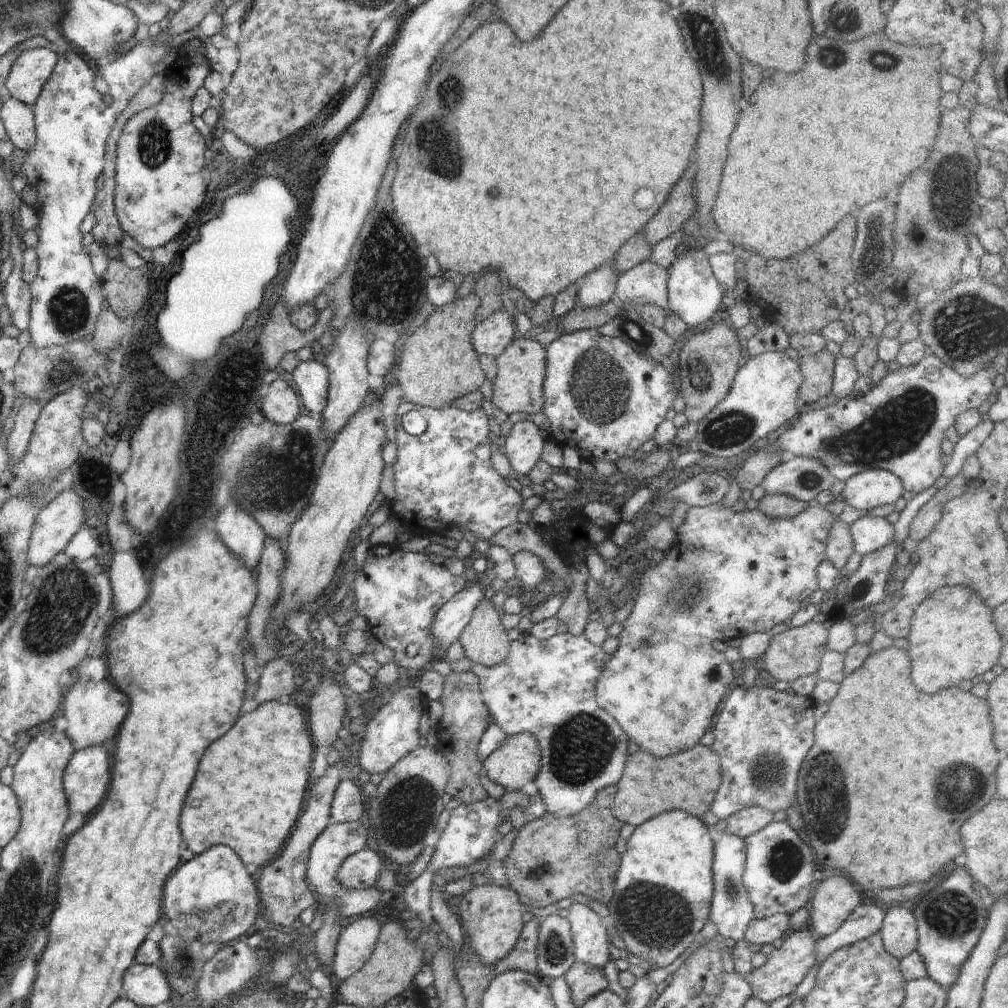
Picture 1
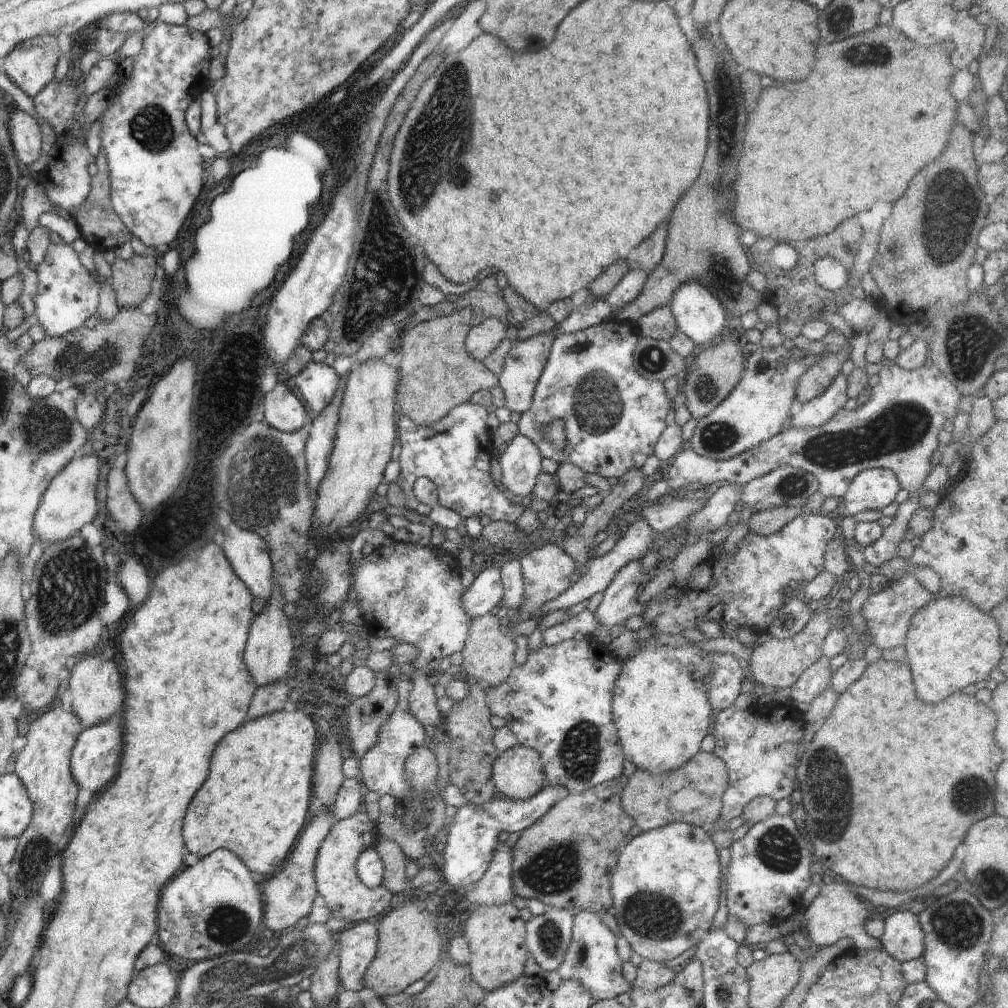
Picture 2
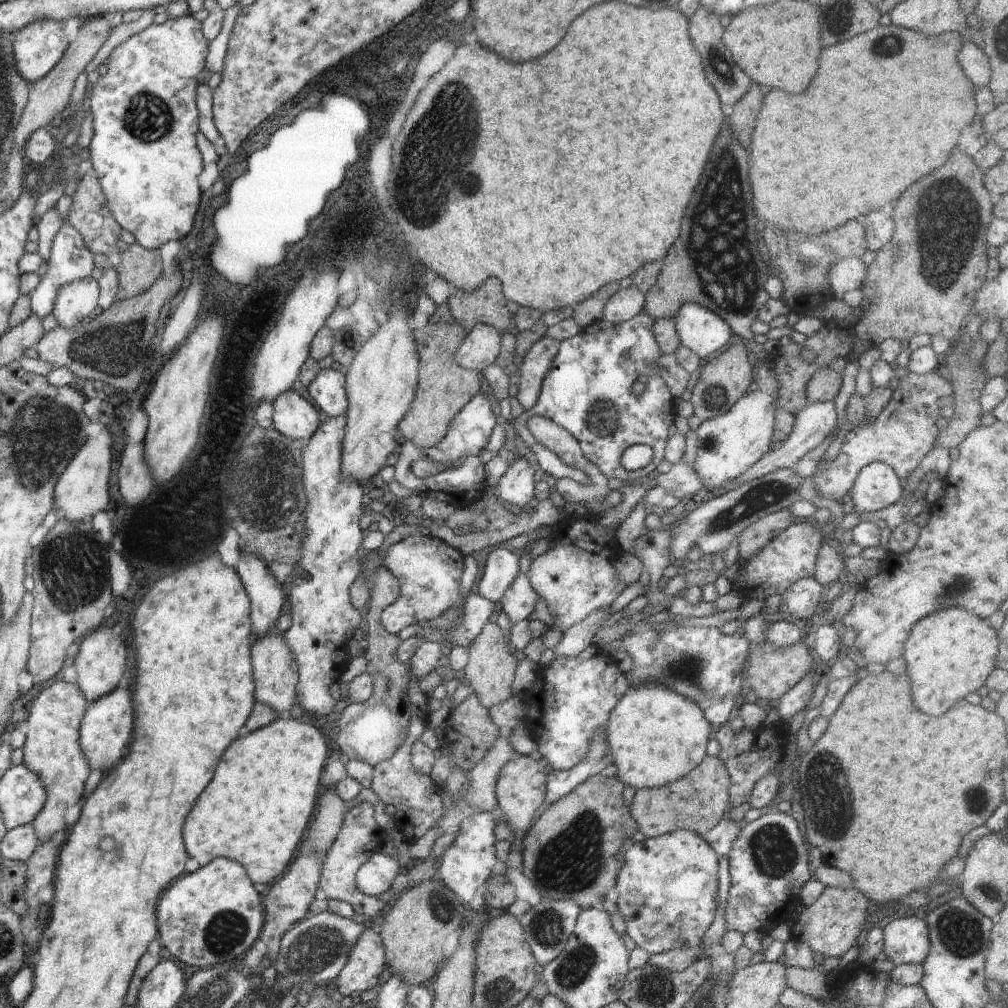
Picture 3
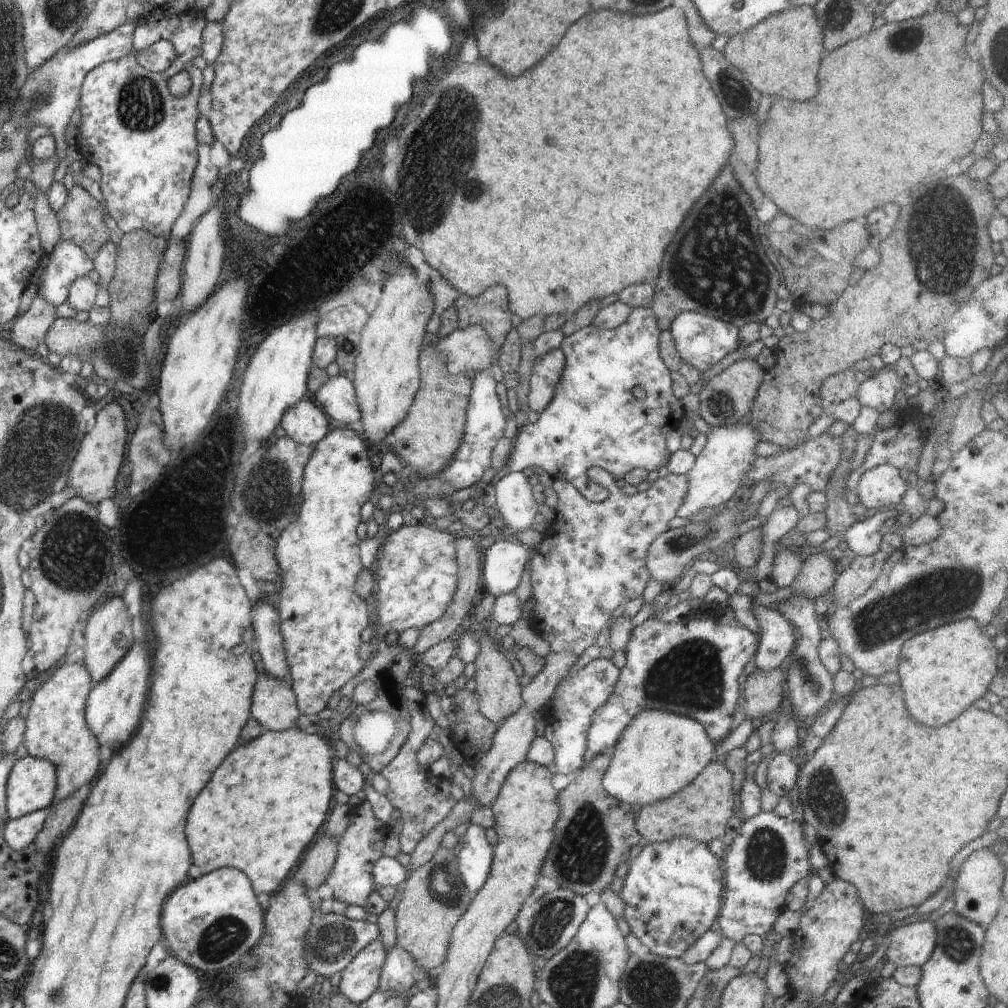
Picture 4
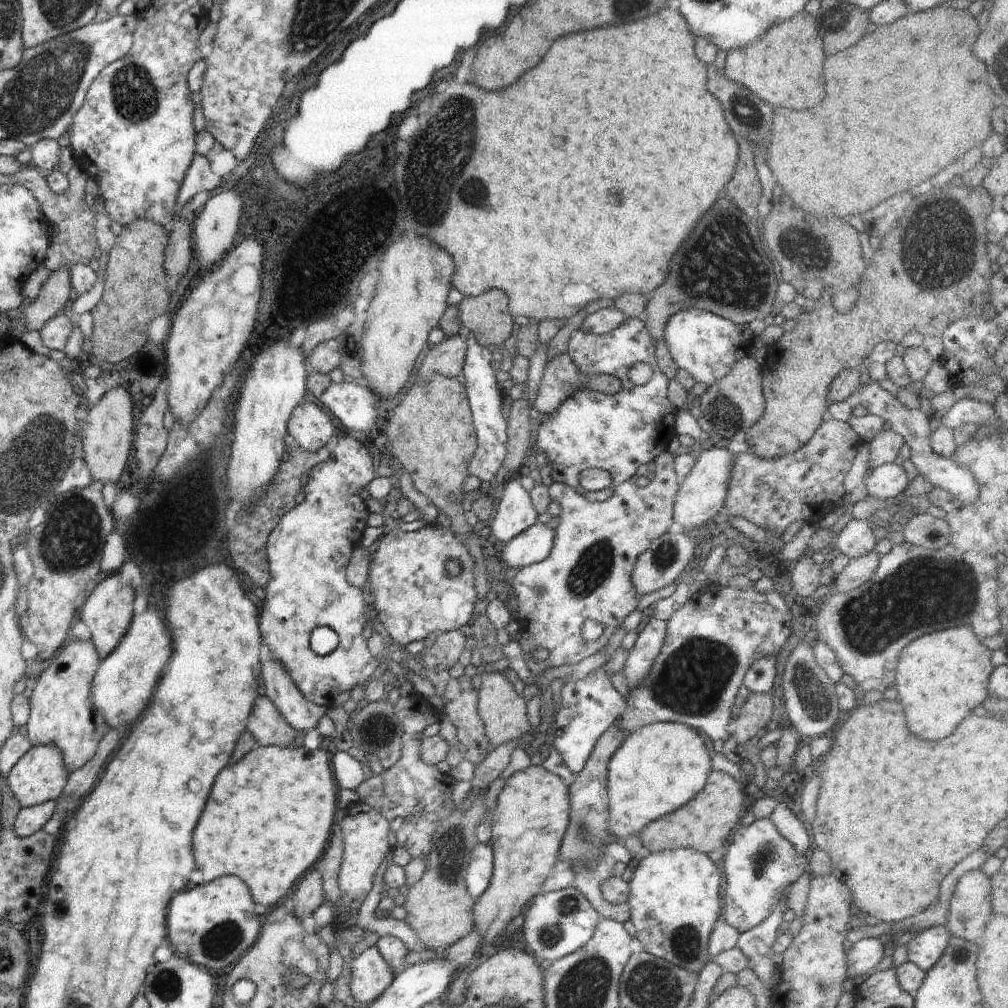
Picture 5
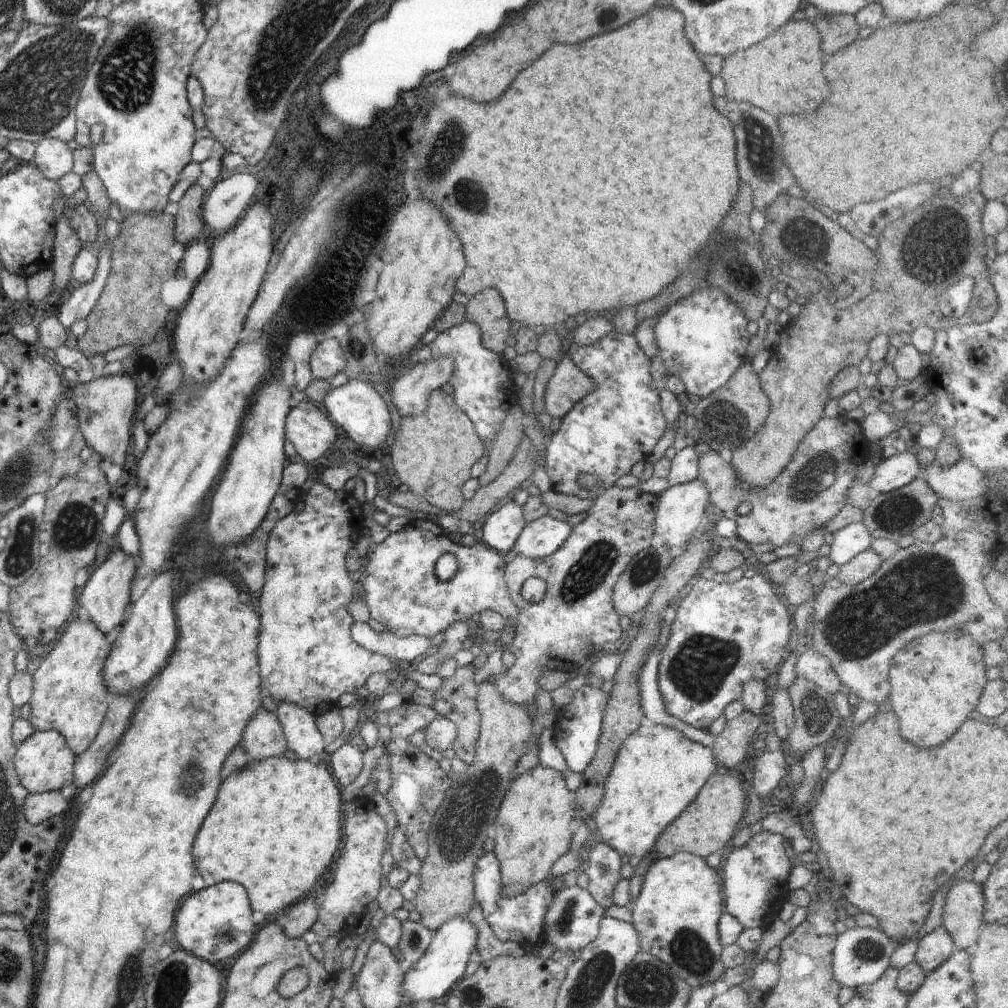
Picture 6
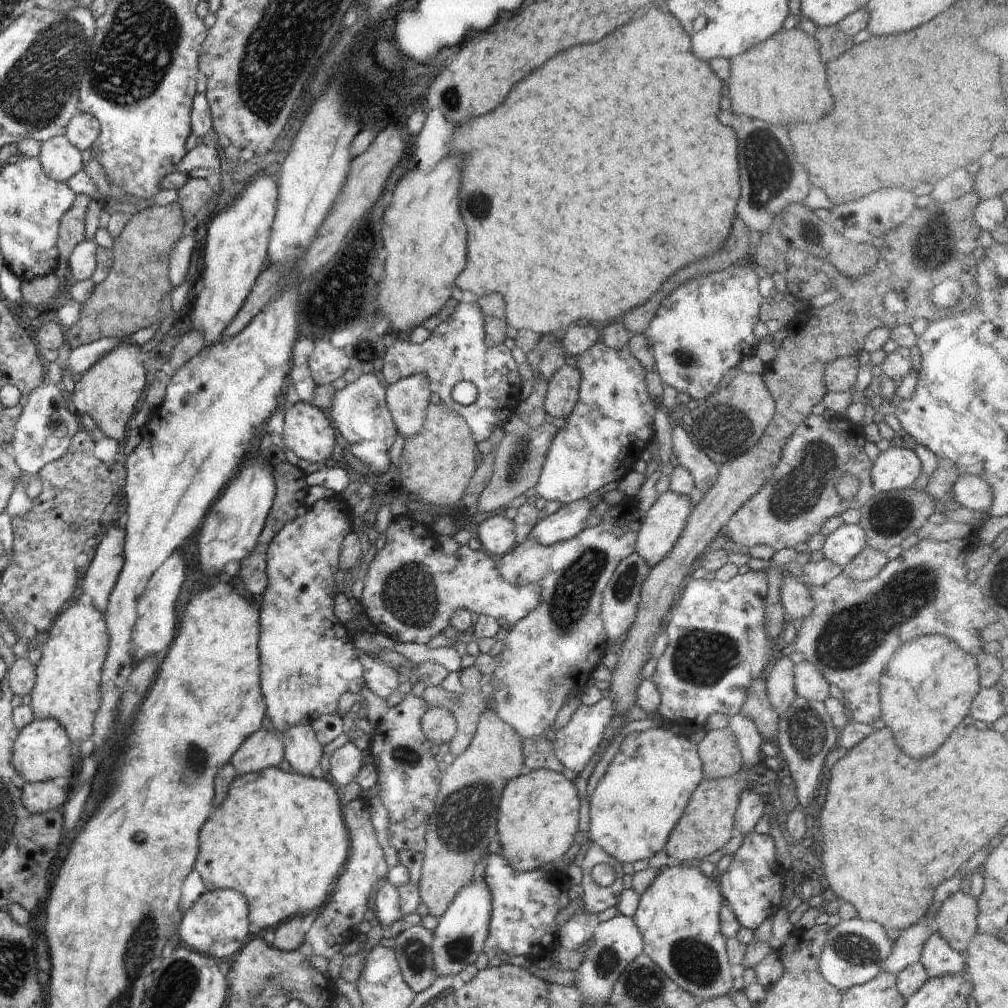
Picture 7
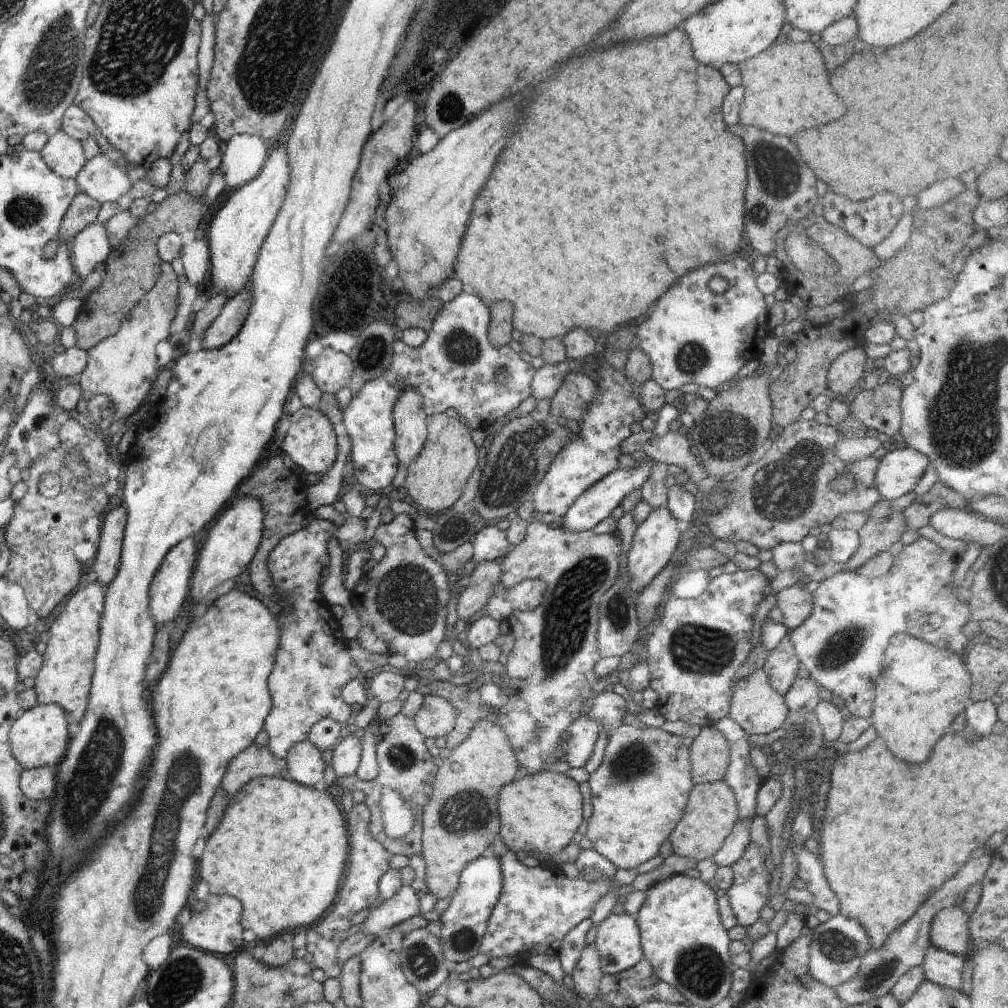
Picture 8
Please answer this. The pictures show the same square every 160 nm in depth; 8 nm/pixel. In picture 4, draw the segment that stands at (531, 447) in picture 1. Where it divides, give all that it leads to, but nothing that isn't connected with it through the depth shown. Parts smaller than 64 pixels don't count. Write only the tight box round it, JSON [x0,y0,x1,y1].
[490,471,538,533]

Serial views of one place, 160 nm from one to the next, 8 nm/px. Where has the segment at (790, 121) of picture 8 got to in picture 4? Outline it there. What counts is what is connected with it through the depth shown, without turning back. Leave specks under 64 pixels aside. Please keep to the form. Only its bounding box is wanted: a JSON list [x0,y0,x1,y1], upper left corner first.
[724,6,822,100]

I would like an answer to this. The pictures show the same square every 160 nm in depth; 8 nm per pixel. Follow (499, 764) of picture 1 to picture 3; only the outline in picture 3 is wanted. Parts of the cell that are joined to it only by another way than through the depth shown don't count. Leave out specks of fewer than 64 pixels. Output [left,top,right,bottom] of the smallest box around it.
[495,755,547,838]

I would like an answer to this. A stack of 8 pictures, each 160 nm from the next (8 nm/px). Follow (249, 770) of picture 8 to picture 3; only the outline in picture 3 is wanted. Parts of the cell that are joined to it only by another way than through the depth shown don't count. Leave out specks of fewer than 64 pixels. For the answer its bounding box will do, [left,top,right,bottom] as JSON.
[252,627,299,716]

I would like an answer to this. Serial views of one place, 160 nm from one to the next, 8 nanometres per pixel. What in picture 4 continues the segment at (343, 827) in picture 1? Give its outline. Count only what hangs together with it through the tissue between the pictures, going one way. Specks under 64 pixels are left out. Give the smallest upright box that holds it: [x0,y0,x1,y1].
[325,801,390,908]

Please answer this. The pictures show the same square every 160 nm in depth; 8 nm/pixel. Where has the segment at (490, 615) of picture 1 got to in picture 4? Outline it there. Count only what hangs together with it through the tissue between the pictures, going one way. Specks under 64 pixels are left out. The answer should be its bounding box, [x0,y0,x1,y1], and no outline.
[475,635,523,724]

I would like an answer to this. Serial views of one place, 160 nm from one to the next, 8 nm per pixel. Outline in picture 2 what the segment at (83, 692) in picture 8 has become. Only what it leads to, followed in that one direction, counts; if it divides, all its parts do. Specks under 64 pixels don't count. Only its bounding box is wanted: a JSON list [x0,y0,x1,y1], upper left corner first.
[1,701,83,934]

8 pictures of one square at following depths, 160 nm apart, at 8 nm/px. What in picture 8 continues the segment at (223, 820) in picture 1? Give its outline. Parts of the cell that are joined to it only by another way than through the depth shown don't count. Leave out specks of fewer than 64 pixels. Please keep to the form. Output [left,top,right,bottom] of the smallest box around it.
[198,777,349,944]

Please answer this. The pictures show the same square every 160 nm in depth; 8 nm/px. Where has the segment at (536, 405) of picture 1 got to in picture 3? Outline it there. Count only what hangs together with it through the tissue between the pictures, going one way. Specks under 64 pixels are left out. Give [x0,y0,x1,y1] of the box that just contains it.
[515,336,559,410]

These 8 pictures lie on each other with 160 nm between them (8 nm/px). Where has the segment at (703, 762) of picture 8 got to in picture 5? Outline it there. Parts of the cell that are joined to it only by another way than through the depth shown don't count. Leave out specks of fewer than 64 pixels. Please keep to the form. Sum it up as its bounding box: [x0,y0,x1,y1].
[730,691,778,744]

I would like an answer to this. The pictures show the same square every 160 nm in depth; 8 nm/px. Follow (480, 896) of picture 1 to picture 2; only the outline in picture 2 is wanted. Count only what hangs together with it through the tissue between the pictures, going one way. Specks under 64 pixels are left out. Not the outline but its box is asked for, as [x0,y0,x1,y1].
[464,902,530,992]

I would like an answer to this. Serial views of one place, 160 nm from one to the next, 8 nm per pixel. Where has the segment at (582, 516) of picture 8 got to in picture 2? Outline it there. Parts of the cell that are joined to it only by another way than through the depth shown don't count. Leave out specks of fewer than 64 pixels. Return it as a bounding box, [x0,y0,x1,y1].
[461,567,503,618]

